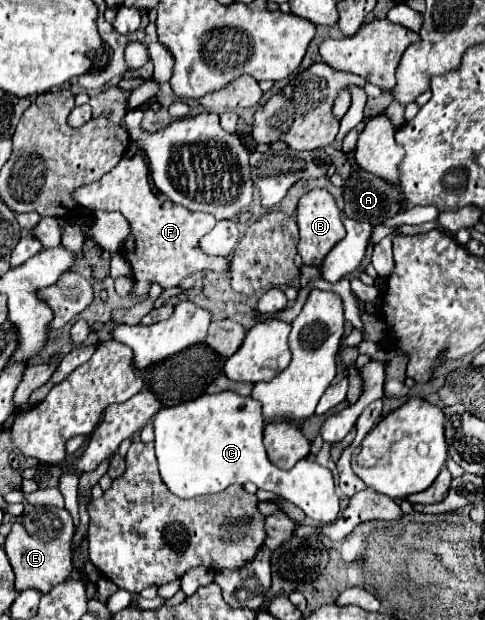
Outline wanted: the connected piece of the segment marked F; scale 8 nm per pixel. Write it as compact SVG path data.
M137 154L133 158L123 158L111 172L107 172L97 182L85 184L73 192L73 200L89 210L119 210L129 218L131 224L131 246L123 246L123 256L135 272L133 294L141 296L149 292L149 282L157 282L163 288L177 286L183 278L197 270L225 270L225 258L207 256L199 248L199 238L203 238L217 220L211 214L189 212L187 208L173 204L171 200L161 200L153 194L149 184L147 162Z

